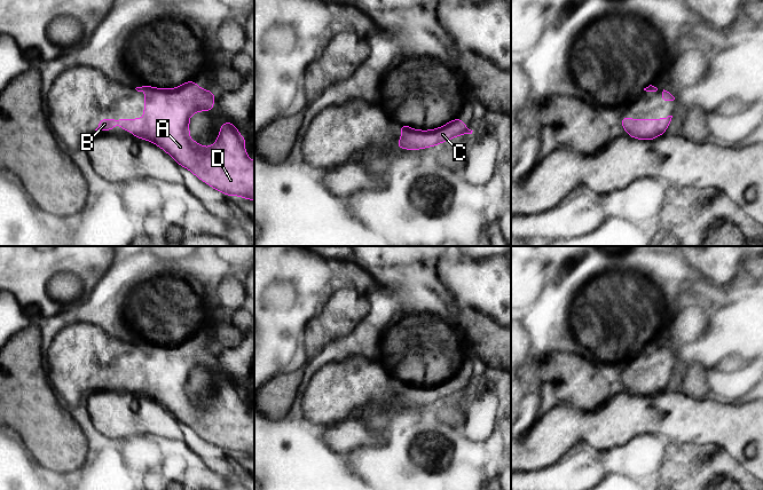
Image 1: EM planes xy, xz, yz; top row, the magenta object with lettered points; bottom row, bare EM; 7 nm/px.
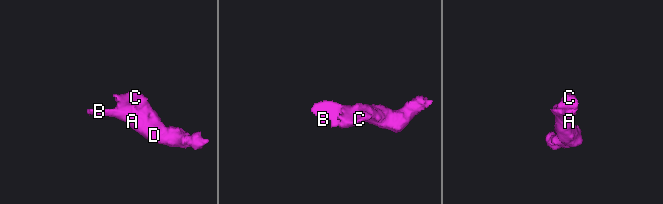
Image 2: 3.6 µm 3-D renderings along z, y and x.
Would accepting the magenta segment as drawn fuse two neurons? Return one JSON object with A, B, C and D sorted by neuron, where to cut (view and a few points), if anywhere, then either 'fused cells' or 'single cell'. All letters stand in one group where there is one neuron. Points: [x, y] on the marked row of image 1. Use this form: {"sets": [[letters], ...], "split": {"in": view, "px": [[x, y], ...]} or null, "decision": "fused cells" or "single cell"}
{"sets": [["A", "B", "C", "D"]], "split": null, "decision": "single cell"}

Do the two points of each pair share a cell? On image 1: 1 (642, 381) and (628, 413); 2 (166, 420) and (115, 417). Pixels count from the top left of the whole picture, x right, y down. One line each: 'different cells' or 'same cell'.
1: different cells
2: same cell

